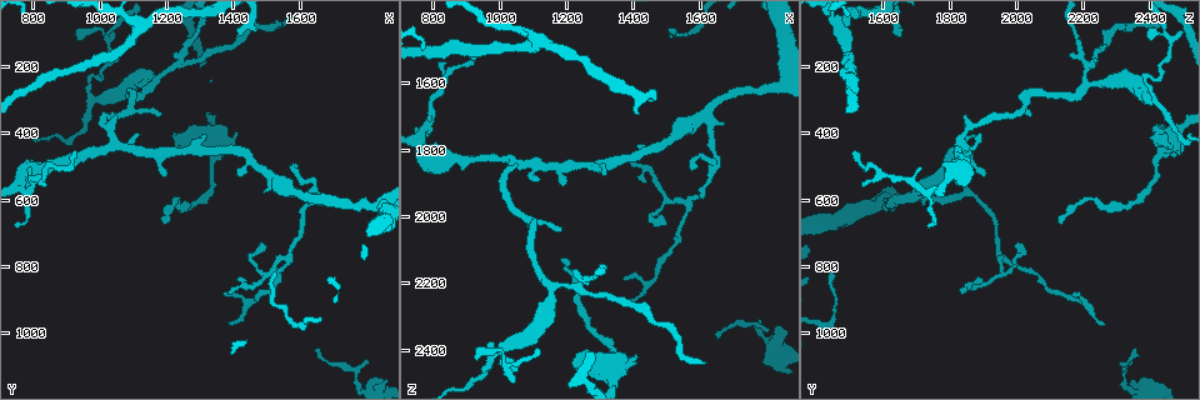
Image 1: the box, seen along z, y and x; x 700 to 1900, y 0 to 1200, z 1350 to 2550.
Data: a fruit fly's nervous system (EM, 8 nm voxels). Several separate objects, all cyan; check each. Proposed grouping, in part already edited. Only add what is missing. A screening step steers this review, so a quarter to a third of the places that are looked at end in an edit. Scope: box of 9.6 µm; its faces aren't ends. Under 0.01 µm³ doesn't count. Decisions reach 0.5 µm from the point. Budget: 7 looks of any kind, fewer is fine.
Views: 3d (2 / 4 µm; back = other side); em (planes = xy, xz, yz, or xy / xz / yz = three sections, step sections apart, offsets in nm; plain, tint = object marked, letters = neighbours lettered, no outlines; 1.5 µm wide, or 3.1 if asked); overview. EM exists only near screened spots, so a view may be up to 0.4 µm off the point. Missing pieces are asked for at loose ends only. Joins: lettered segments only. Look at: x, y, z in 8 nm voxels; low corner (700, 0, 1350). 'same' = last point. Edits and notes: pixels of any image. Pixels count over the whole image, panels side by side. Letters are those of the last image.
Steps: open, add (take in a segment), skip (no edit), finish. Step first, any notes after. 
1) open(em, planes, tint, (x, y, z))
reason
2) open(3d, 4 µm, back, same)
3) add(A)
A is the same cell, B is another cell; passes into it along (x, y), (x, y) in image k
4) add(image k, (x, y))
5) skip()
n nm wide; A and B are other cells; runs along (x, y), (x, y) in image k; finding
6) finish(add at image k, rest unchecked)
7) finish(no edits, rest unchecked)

open(em, planes, letters, (840, 560, 1530))
branch stops here

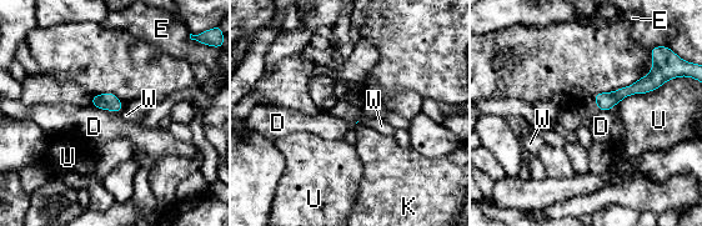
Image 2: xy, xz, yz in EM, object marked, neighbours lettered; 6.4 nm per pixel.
skip()
D, E, K, U and W are other cells; border along (121, 108), (118, 112) in image 2; none of them fits

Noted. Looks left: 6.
open(em, yz, step 8, letters, (1190, 350, 2040))
free end

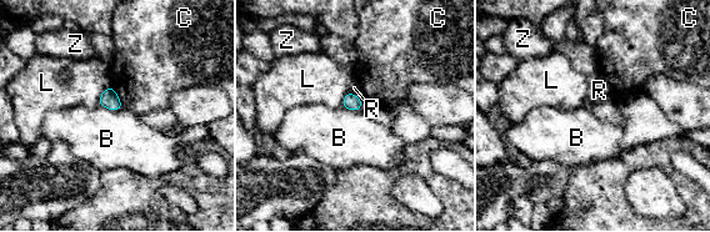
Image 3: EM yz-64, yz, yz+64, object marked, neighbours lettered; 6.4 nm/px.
skip()
B, C, L, R and Z are other cells; border along (99, 104), (111, 110), (121, 107) in image 3; none of them fits

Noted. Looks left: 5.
open(3d, 4 µm, (1190, 660, 2130))
end of a long branch

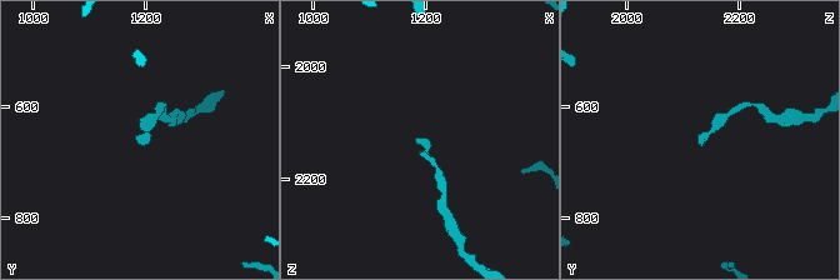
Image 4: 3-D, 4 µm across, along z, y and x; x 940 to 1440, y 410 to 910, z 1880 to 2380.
open(em, planes, plain, (1185, 665, 2125))

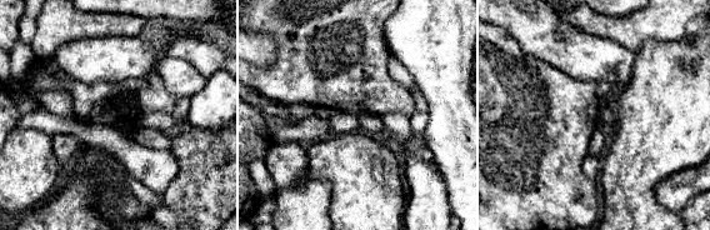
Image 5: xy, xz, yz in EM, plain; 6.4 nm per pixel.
open(em, planes, letters, same)

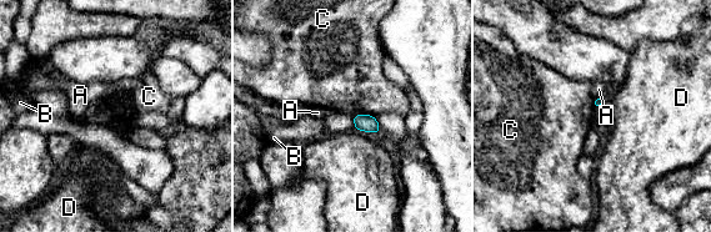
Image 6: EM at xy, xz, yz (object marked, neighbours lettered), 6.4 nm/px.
skip()
C touches over 140 nm; A, B, C and D are other cells; border along (374, 115), (353, 116) in image 6; none of them fits

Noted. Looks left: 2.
finish(no edits, rest unchecked)

